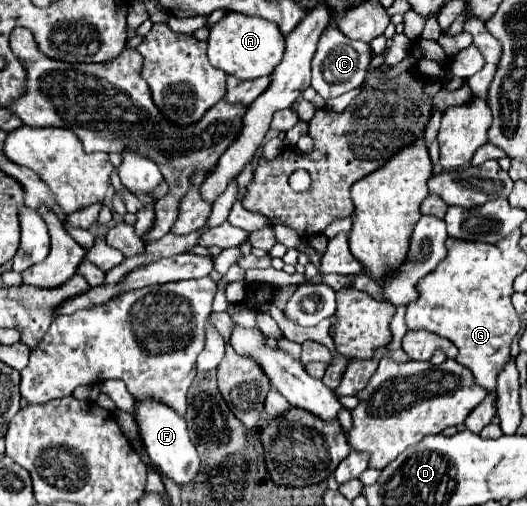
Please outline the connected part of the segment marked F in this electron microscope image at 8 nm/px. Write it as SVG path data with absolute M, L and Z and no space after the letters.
M137 401L137 423L153 465L157 465L159 471L173 479L179 487L193 483L201 467L201 459L193 441L189 439L185 419L177 417L177 413L173 413L173 409L167 405L157 405L155 401Z

